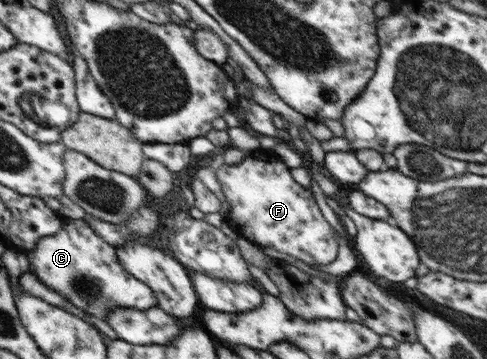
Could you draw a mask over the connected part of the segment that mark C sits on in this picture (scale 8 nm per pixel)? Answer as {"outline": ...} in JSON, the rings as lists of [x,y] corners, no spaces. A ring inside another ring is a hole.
{"outline":[[[84,219],[66,223],[60,231],[39,239],[33,250],[24,253],[30,262],[30,273],[34,271],[46,287],[102,320],[107,321],[106,315],[115,307],[144,311],[157,305],[154,290],[120,265],[116,248],[106,243]]]}

